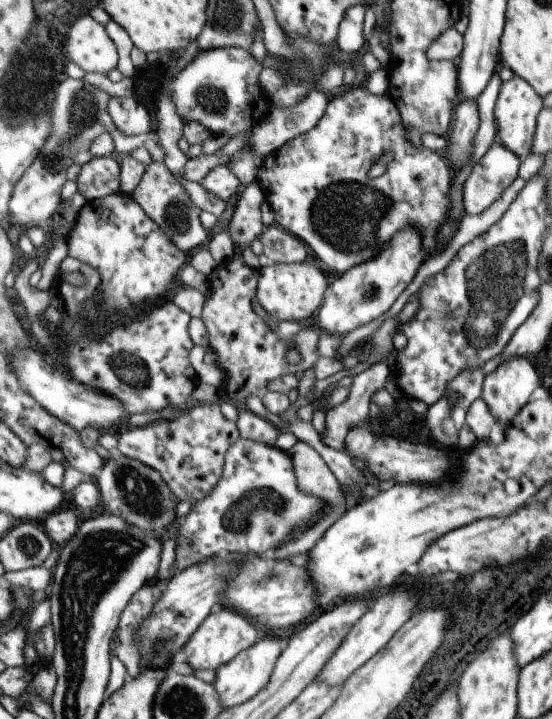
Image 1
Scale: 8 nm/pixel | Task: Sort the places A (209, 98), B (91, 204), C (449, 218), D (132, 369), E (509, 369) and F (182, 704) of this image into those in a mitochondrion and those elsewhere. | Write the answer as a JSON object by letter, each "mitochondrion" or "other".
{"A":"mitochondrion","B":"other","C":"other","D":"mitochondrion","E":"other","F":"mitochondrion"}

